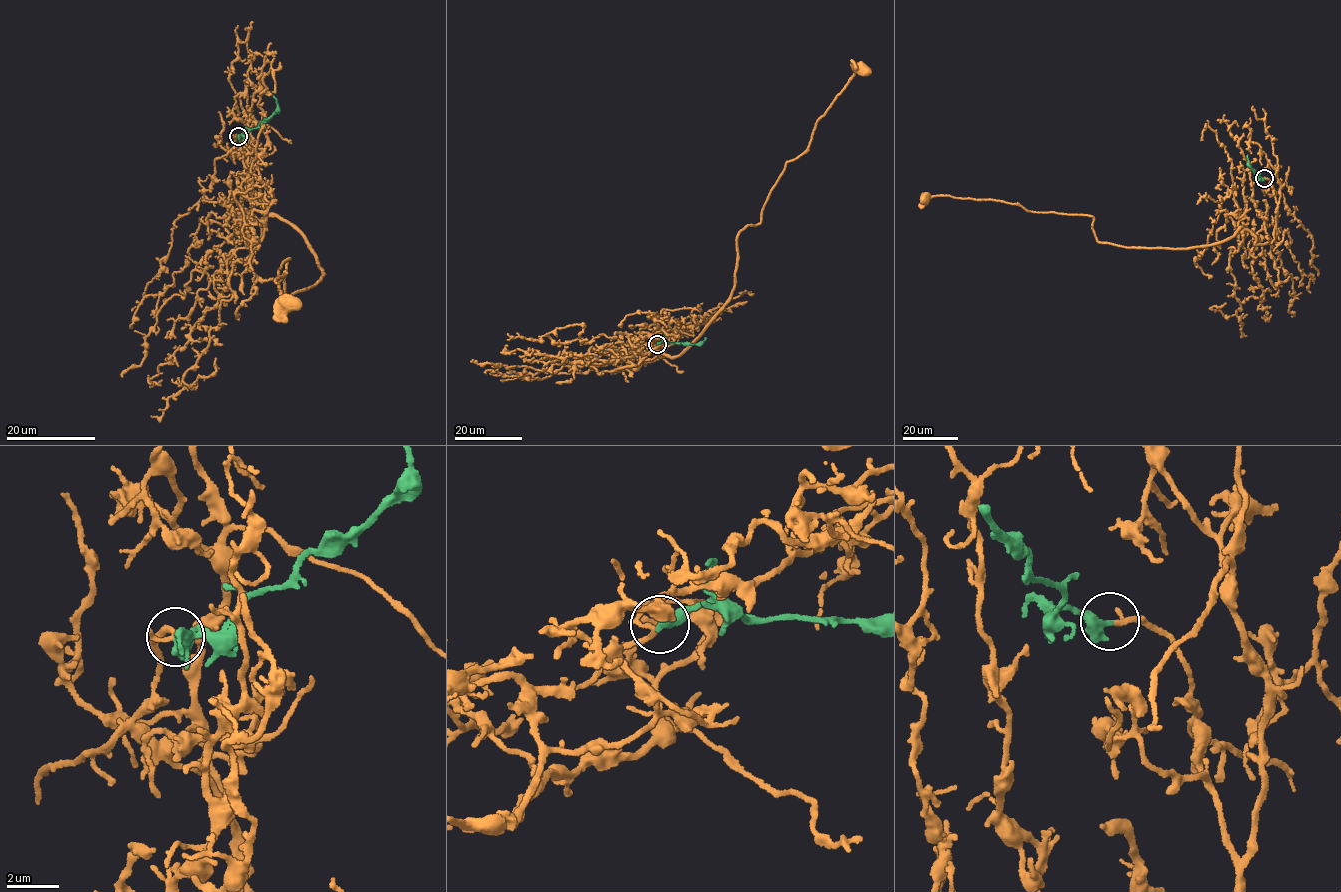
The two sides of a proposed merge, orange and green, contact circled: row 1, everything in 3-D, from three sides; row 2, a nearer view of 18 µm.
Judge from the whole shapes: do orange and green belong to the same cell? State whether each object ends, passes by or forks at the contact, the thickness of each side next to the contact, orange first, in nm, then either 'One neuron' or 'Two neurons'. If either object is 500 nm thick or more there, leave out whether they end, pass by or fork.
Thickness 150 nm (orange) against 500 nm. One neuron

